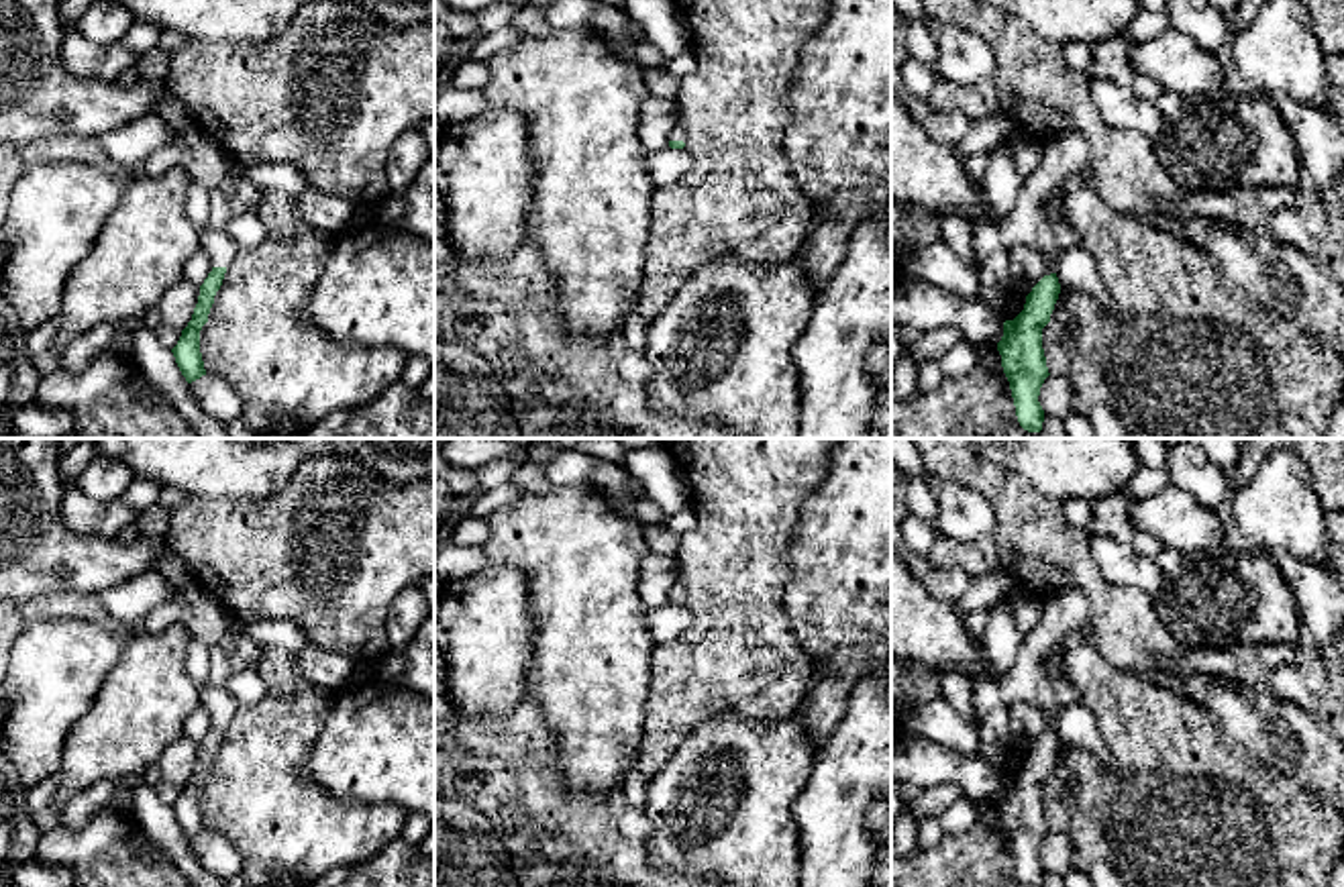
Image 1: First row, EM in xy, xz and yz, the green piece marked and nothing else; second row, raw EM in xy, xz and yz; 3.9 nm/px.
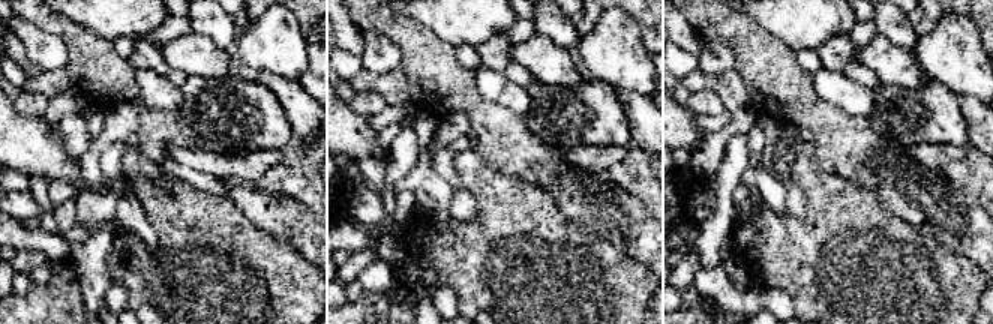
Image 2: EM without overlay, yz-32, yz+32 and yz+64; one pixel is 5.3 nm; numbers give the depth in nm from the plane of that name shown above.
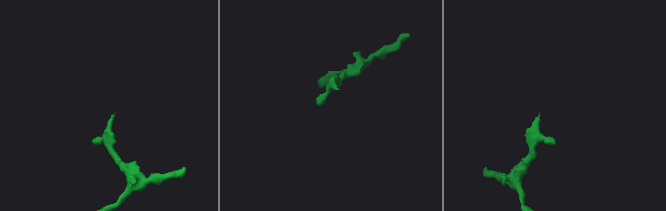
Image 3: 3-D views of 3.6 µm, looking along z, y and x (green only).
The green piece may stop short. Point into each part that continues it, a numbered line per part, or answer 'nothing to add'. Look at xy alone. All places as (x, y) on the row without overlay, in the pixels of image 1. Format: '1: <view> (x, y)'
1: xy (217, 702)

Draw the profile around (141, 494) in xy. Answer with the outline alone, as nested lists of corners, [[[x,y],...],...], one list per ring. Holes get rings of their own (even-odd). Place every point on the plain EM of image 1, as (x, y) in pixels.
[[[135,477],[131,485],[124,489],[124,493],[120,495],[120,500],[131,508],[135,508],[137,512],[143,512],[153,504],[157,504],[161,489],[163,487],[153,479]]]

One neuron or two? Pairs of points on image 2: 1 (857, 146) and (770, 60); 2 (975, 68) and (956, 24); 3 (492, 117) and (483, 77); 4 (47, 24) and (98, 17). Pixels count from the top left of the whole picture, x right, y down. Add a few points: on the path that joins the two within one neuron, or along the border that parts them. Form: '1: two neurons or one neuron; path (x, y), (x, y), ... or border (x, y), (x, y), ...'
1: one neuron; path (834, 131), (786, 83)
2: one neuron; path (965, 57), (956, 48), (956, 35)
3: two neurons; border (474, 72), (474, 84), (486, 101), (522, 116)
4: two neurons; border (63, 15), (86, 26), (102, 39)

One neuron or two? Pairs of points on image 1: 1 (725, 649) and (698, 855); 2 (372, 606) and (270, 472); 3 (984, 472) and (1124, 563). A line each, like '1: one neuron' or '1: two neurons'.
1: two neurons
2: two neurons
3: two neurons

